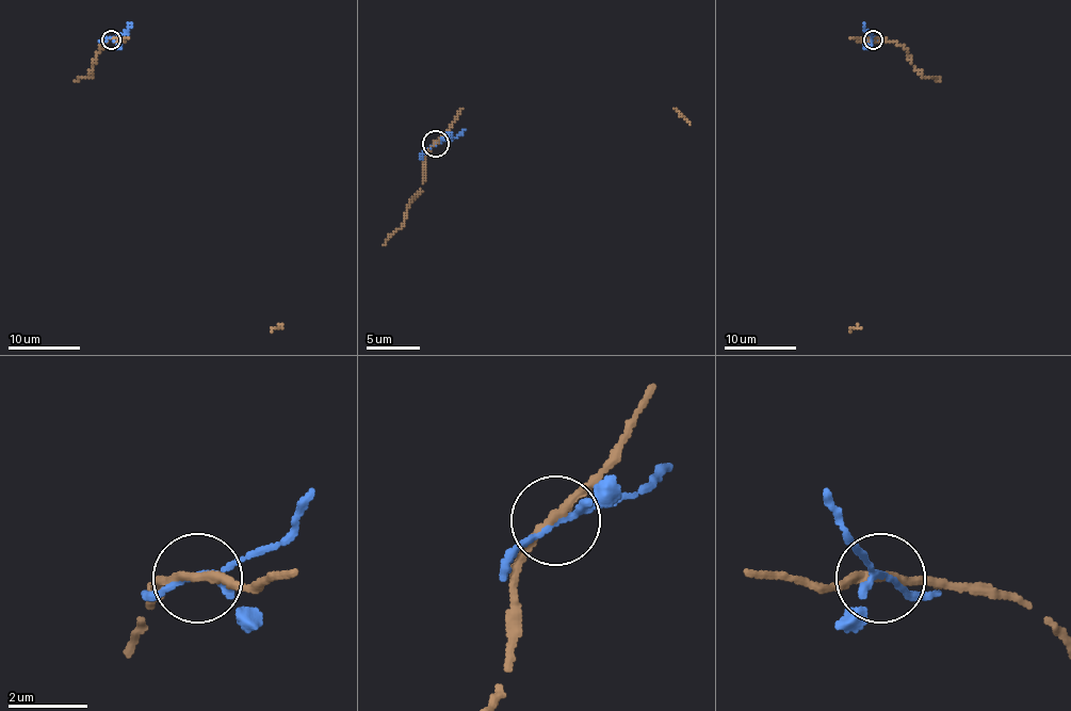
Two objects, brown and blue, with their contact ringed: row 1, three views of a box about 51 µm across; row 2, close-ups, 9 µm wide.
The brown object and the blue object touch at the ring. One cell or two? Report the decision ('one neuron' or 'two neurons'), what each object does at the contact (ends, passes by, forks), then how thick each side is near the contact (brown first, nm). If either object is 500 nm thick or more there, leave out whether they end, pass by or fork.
two neurons; brown passes by; blue forks; calibres 200 and 110 nm

